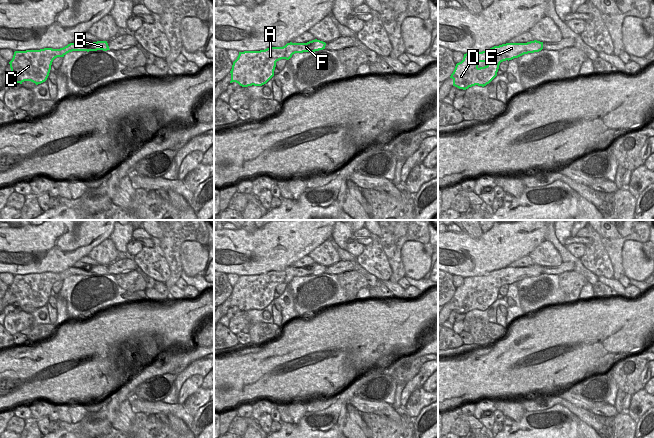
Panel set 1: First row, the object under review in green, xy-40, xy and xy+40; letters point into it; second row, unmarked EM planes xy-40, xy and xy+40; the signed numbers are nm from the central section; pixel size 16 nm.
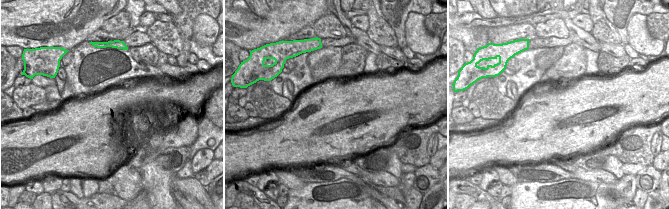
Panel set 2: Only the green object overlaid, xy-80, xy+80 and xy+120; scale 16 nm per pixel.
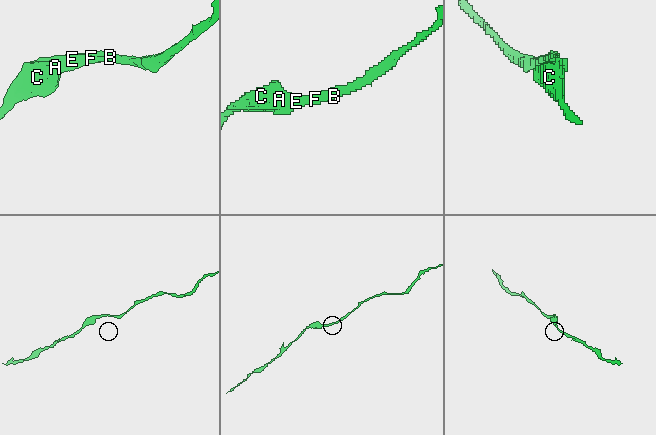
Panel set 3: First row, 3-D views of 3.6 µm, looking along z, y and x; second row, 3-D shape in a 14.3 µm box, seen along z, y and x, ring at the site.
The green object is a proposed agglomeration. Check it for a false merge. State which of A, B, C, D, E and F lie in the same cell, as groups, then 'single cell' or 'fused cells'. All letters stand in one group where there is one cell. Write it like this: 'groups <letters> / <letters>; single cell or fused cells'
groups A B C D E F; single cell

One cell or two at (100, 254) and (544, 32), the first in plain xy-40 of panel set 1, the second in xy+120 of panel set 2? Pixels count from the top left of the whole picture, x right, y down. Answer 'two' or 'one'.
one

